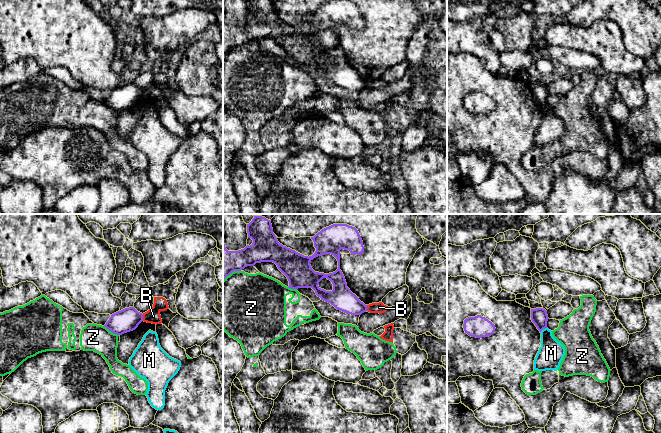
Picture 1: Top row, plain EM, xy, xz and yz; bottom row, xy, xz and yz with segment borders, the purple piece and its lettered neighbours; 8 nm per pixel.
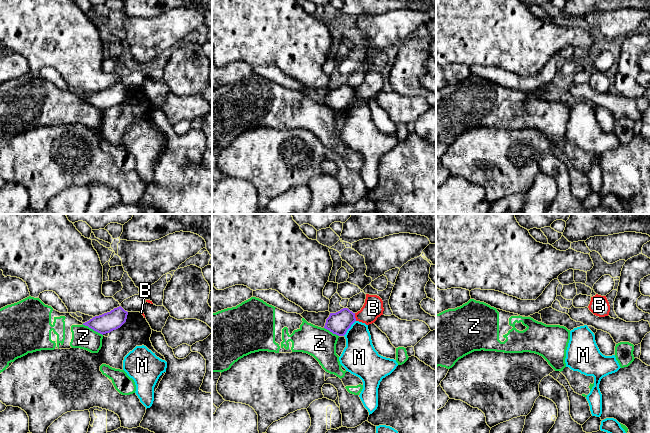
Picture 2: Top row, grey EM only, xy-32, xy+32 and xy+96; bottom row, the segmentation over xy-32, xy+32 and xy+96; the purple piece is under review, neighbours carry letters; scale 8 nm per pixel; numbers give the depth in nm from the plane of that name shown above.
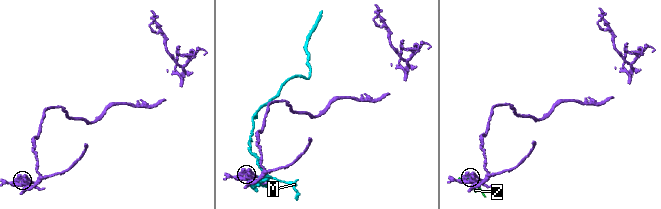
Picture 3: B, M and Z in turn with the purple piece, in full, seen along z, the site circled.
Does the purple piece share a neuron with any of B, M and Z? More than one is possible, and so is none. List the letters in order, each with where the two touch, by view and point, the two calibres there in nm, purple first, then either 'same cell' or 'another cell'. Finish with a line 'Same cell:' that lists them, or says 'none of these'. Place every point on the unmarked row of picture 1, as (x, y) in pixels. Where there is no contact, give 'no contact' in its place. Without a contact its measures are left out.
B: contact xy (142, 93); calibres 190 and 120 nm; another cell
M: contact yz (543, 104); calibres 140 and 200 nm; another cell
Z: contact xy (111, 107); calibres 190 and 220 nm; another cell
Same cell: none of these

